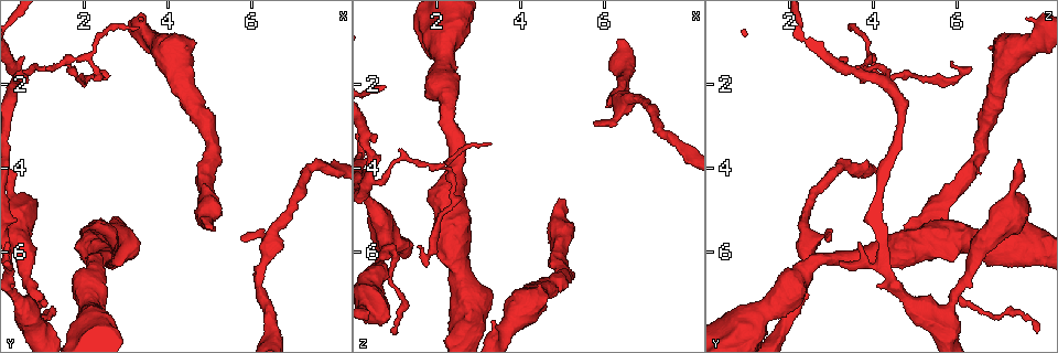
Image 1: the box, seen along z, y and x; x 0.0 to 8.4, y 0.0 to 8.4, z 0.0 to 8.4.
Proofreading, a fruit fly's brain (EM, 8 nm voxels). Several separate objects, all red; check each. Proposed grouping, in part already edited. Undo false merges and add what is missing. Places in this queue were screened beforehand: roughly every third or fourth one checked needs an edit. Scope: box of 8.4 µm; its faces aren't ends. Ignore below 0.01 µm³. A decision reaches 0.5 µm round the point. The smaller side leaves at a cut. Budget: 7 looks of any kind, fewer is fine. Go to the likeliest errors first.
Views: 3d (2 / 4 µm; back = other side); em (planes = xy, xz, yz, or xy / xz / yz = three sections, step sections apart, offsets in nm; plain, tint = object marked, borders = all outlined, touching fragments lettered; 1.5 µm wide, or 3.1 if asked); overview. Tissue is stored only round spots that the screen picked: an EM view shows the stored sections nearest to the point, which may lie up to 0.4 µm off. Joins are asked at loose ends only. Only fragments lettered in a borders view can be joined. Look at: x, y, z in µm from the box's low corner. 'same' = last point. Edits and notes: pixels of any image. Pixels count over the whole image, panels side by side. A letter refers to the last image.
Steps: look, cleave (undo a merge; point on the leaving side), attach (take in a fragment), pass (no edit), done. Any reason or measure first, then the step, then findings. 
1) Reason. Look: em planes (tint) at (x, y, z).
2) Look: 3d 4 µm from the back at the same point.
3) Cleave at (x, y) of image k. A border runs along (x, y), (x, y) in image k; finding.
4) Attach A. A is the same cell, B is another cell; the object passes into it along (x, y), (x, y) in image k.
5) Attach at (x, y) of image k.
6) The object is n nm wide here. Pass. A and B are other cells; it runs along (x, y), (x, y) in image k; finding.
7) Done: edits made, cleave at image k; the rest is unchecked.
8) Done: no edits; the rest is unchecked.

Long arm stops here. Look: em planes (plain) at (5.00, 5.45, 4.70).

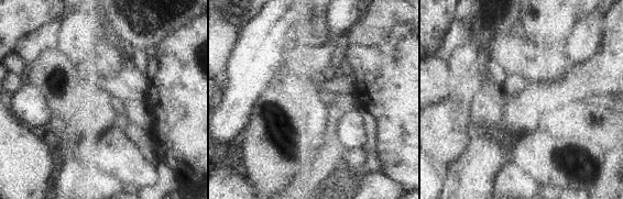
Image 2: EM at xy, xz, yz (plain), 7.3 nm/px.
What lies round it. Look: em planes (borders) at the same point.

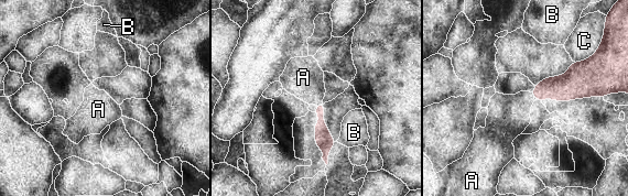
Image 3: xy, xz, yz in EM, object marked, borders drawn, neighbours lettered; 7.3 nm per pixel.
The longest contact is with C, 140 nm. Attach A. A is the same cell, B and C are other cells; it goes on there.

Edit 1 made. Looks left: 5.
Tapers out. Look: 3d 4 µm at (0.95, 7.85, 7.90).

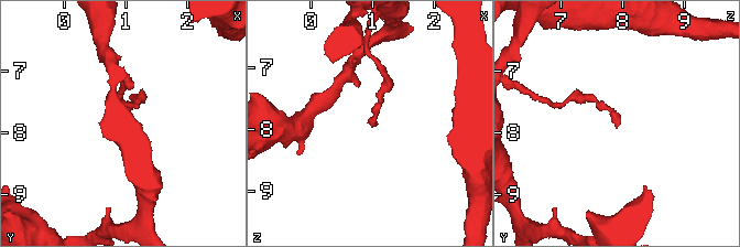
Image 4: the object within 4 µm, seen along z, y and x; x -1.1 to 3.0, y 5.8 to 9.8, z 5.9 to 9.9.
Look: em planes (borders) at (1.00, 7.90, 8.00).

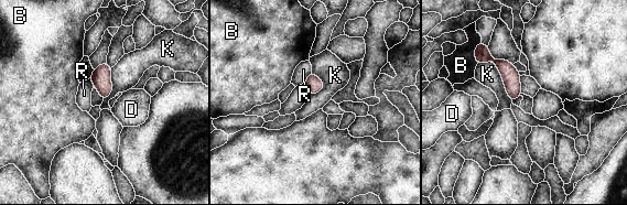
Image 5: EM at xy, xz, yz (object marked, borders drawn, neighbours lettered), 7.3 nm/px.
Pass. B, D, K and R are other cells; it runs along (485, 49), (510, 75), (514, 96) in image 5; no lettered fragment goes on from it.

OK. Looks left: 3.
Look: em planes (tint) at (2.20, 1.85, 5.10).

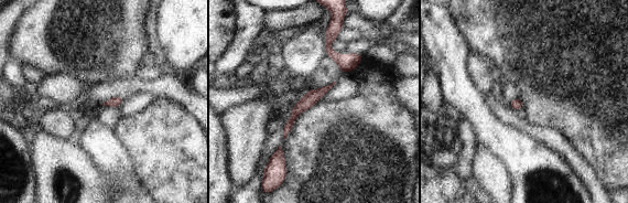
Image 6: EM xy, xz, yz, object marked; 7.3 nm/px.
See the neighbours. Look: em planes (borders) at the same point.

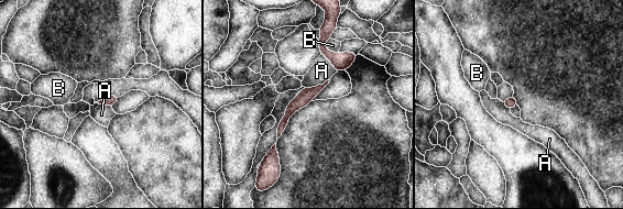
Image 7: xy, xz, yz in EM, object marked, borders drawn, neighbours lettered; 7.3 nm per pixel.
The object is 80 nm wide here; the longest contact is with A, 200 nm. Pass. A and B are other cells; all the same neuron.

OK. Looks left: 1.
Done: edits made, attach at image 3; the rest is unchecked.

